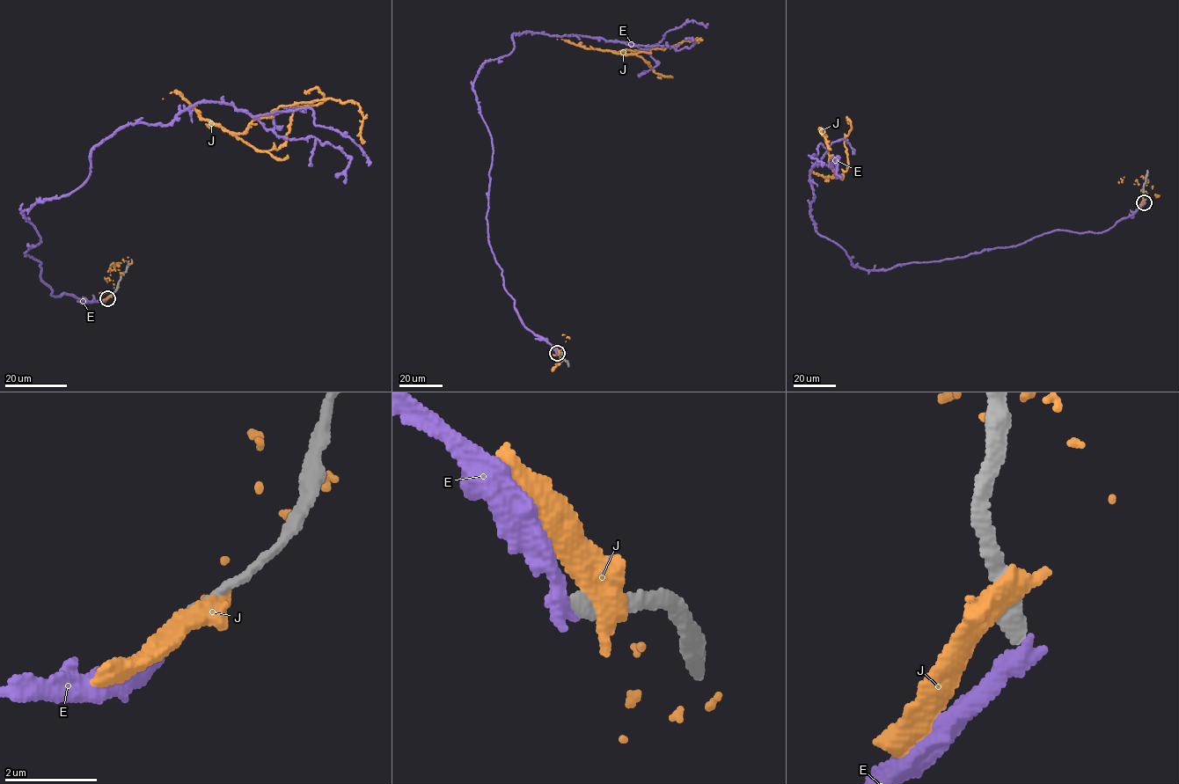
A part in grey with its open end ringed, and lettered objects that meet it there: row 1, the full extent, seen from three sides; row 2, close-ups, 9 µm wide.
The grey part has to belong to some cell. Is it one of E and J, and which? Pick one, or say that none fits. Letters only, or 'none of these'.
none of these

